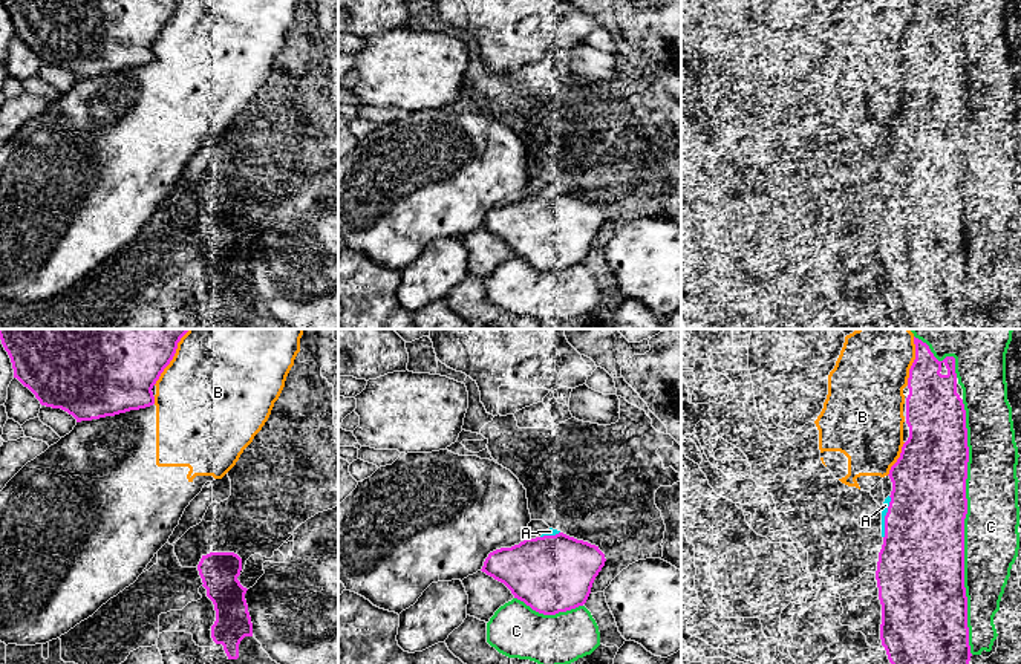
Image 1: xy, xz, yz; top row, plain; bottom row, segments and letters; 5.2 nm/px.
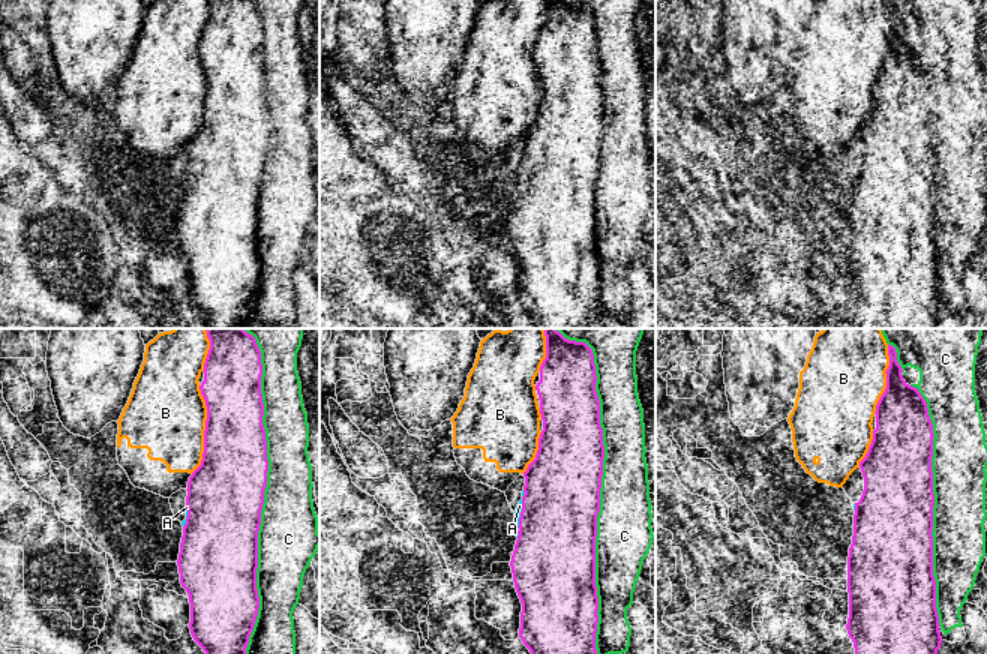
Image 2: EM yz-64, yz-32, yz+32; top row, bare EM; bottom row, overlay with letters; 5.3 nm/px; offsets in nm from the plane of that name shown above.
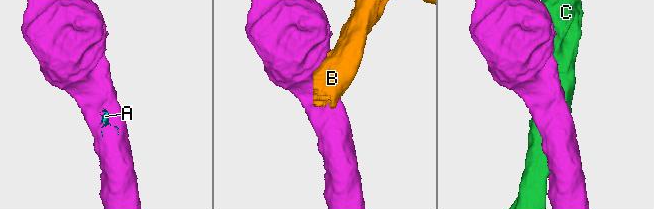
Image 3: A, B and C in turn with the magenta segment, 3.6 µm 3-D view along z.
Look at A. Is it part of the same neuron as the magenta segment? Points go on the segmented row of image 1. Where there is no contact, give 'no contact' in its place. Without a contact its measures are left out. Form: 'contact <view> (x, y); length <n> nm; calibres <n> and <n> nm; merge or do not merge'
contact yz (885, 517); length 220 nm; calibres 420 and 40 nm; merge

